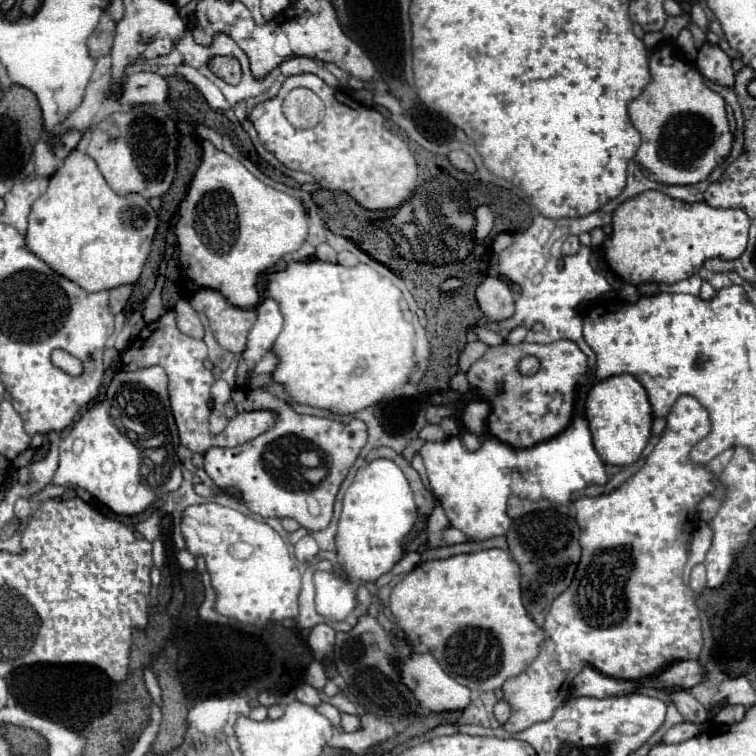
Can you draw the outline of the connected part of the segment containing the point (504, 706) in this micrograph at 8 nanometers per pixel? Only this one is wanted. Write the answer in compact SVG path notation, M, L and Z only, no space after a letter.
M500 699L500 701L496 703L494 715L496 715L496 719L498 719L502 725L508 721L508 717L510 717L510 705L508 705L506 699Z

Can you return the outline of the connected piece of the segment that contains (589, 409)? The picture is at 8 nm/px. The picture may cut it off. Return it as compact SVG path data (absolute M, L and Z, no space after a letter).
M614 375L598 381L586 397L586 419L590 425L592 441L604 463L630 465L634 463L652 435L652 405L640 381L632 375Z

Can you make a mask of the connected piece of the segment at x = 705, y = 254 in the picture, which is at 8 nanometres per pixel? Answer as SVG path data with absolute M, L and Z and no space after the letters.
M644 191L626 199L612 213L612 233L604 239L610 269L624 283L678 283L696 275L710 257L738 259L748 243L750 219L742 209L714 209L700 203L684 203L662 191Z

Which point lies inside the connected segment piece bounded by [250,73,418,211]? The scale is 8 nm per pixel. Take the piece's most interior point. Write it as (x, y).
(349, 150)

